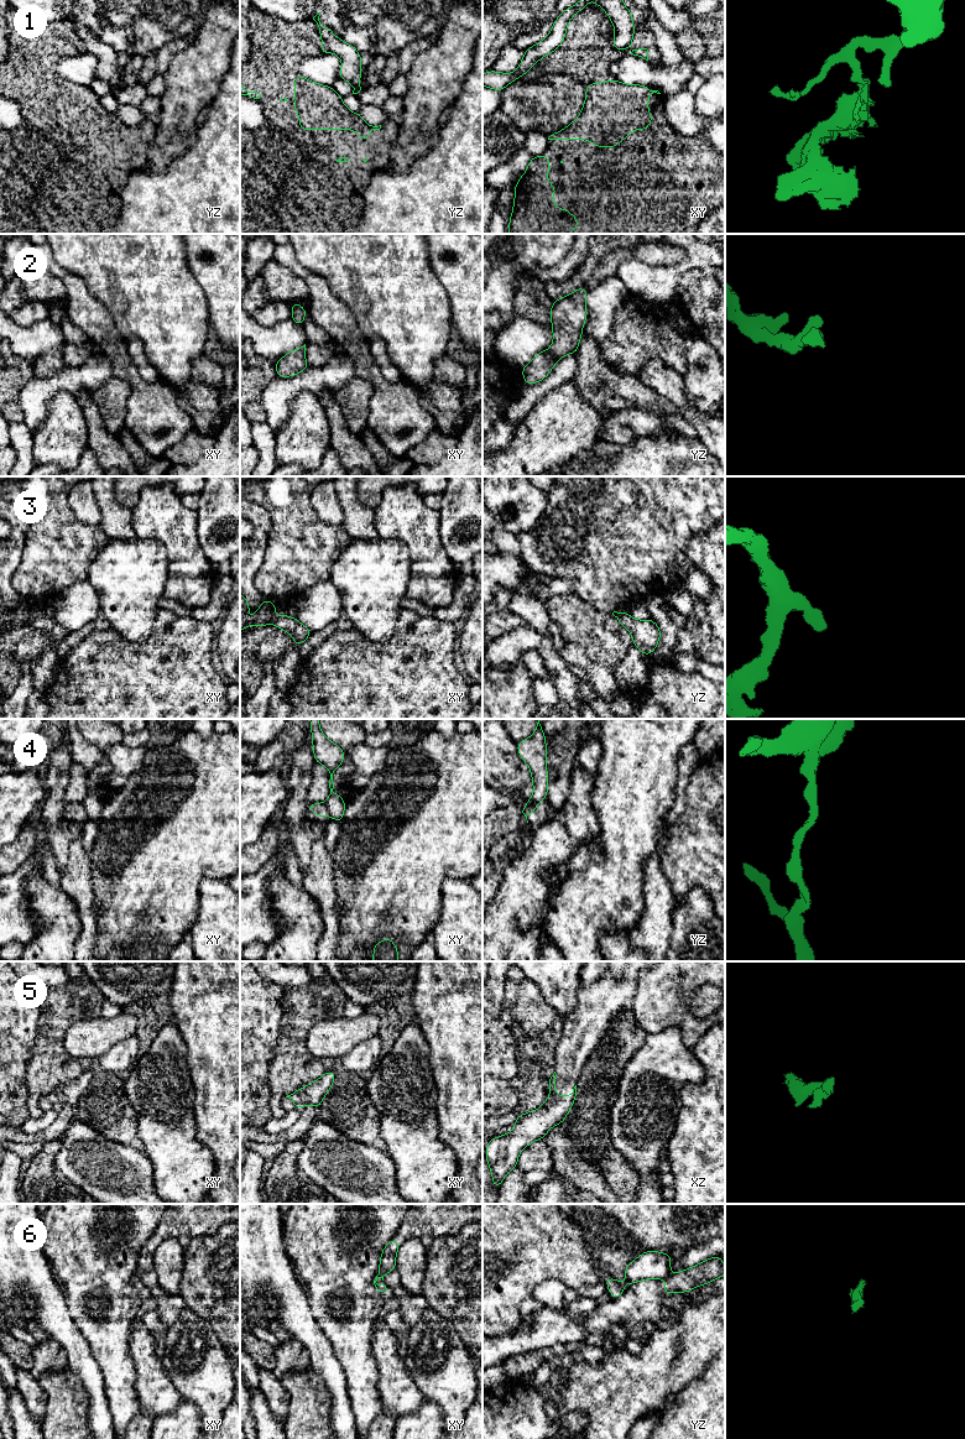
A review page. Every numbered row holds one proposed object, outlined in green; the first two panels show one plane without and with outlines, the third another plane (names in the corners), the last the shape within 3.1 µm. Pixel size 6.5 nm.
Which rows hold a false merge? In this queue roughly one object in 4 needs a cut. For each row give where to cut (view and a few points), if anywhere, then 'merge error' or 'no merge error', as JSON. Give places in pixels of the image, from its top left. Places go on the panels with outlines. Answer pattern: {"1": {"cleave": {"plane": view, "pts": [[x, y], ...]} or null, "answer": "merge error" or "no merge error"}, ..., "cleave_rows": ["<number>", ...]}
{"1": {"cleave": {"plane": "yz", "pts": [[323, 42], [329, 51]]}, "answer": "merge error"}, "2": {"cleave": null, "answer": "no merge error"}, "3": {"cleave": null, "answer": "no merge error"}, "4": {"cleave": {"plane": "yz", "pts": [[536, 803], [525, 808]]}, "answer": "merge error"}, "5": {"cleave": null, "answer": "no merge error"}, "6": {"cleave": {"plane": "xy", "pts": [[377, 1275], [382, 1278]]}, "answer": "merge error"}, "cleave_rows": ["1", "4", "6"]}

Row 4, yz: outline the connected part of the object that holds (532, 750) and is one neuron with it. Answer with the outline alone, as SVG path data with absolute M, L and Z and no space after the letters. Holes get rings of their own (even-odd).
M539 720L533 735L517 742L518 755L530 767L533 783L532 797L525 804L525 808L544 801L548 794L547 749L544 731Z

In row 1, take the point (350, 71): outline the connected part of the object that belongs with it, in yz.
M318 12L313 20L319 27L319 35L323 43L327 45L329 52L337 54L343 62L339 78L351 83L354 87L353 94L358 94L361 90L361 54L354 46L339 40L329 27L322 25L319 16L320 14Z

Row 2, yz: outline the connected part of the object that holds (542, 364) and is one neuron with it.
M581 287L553 302L549 312L553 343L549 349L538 353L528 365L521 369L525 384L542 381L558 360L564 355L577 353L588 316L586 292L588 290Z

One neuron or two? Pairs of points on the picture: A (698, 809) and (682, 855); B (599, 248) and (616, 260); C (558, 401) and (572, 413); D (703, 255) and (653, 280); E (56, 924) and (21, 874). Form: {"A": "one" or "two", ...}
{"A": "one", "B": "two", "C": "one", "D": "one", "E": "two"}

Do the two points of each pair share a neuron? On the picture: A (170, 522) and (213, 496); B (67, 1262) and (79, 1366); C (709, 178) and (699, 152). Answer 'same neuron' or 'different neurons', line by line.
A: different neurons
B: different neurons
C: same neuron

